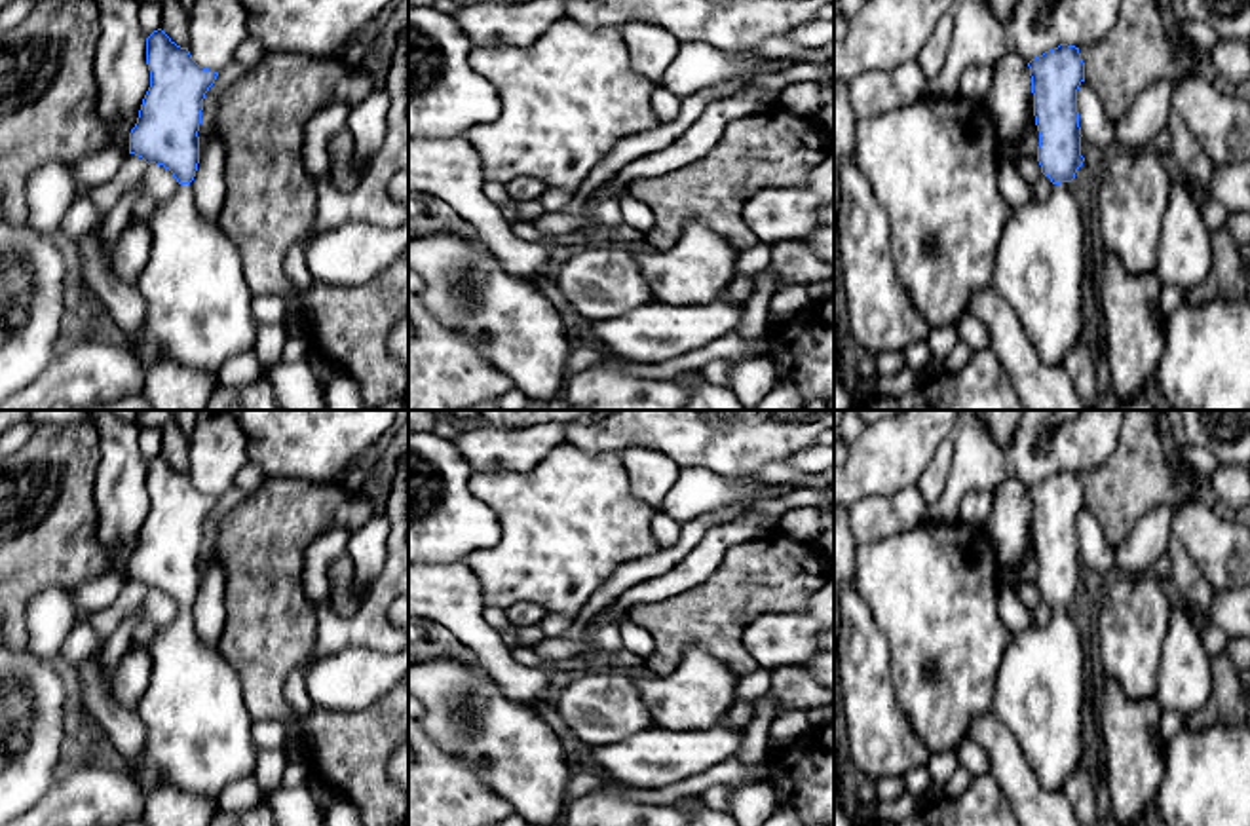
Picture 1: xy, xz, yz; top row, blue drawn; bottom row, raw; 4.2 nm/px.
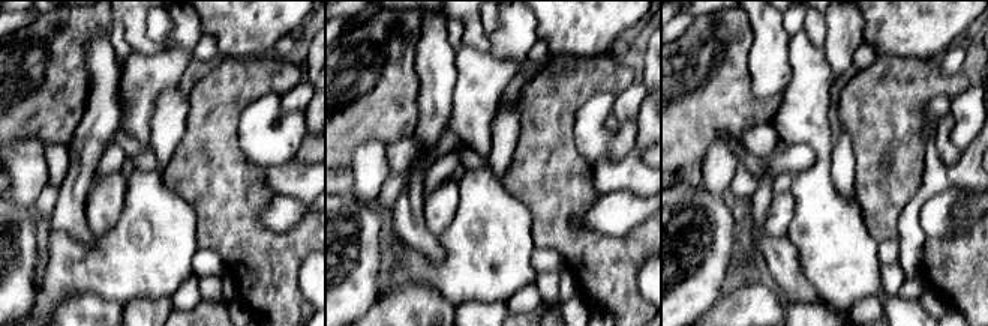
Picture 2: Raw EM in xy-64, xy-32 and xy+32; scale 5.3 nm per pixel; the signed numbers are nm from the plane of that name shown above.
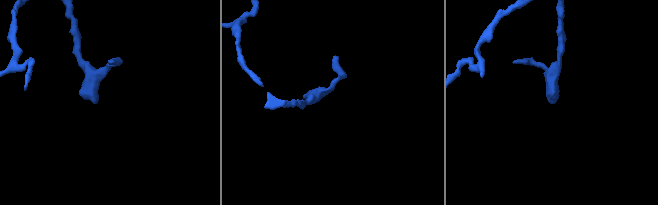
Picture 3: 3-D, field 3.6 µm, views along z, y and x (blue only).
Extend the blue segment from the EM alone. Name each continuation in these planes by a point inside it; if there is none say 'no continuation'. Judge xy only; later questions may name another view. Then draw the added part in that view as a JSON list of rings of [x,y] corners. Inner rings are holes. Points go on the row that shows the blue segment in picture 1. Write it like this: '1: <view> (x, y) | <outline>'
1: xy (198, 304) | [[[179,184],[177,194],[167,201],[160,201],[146,222],[154,241],[148,262],[133,283],[146,300],[146,342],[135,344],[125,336],[129,349],[144,366],[158,363],[154,347],[160,346],[167,361],[217,374],[228,359],[253,351],[256,340],[258,325],[251,313],[255,294],[243,273],[241,253],[224,232],[205,220],[198,211],[192,184]]]

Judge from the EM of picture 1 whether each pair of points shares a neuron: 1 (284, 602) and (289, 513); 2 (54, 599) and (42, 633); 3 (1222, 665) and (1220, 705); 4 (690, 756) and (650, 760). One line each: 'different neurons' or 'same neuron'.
1: same neuron
2: same neuron
3: same neuron
4: same neuron

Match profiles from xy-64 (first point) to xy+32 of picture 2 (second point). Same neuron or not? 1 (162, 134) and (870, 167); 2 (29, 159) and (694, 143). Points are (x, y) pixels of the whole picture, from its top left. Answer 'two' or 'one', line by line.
1: two
2: two

